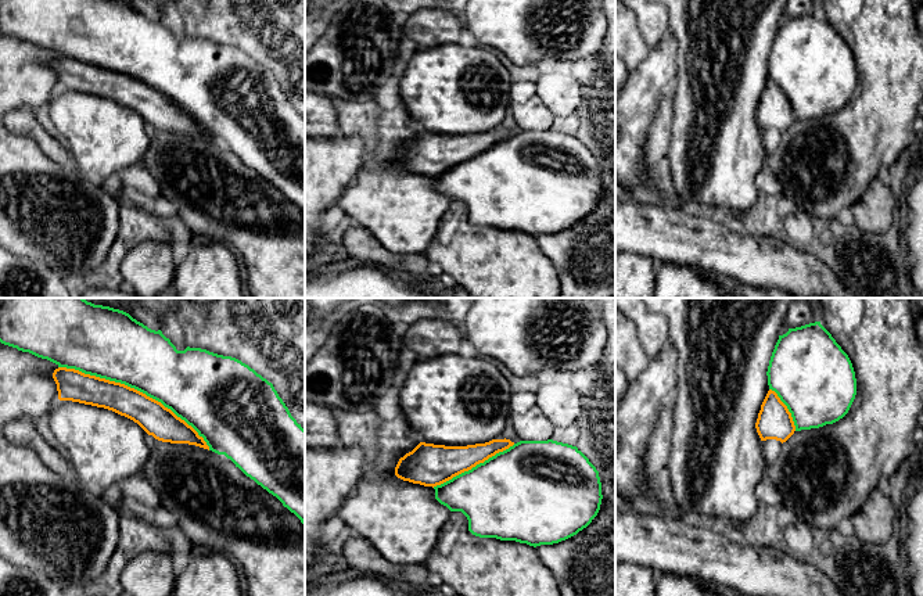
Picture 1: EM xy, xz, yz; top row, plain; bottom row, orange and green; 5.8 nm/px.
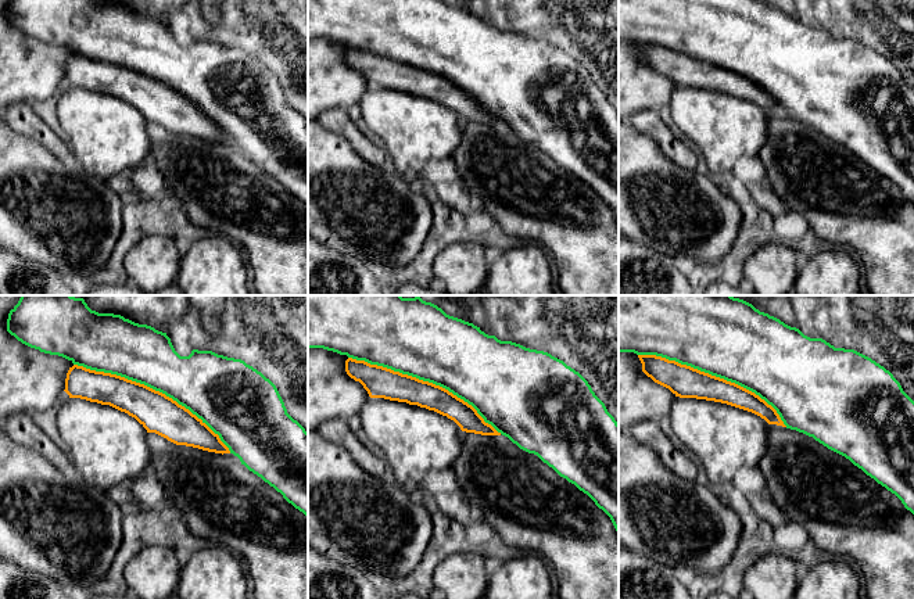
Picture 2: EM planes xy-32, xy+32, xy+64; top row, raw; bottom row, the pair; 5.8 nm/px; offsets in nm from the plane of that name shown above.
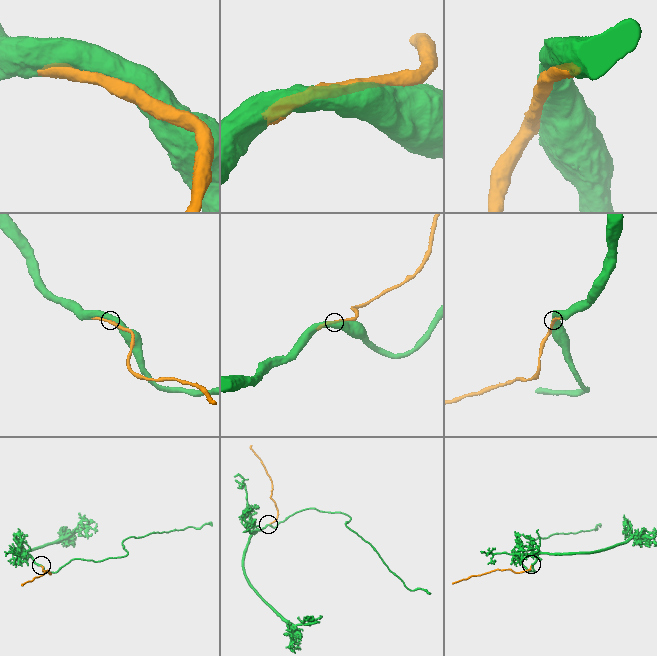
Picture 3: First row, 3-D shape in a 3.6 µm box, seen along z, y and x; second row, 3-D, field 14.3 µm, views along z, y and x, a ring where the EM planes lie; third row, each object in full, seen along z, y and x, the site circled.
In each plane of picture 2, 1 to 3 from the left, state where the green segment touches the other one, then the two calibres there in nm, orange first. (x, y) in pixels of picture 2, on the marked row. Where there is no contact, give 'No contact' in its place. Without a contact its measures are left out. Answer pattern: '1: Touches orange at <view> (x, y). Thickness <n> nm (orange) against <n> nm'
1: Touches orange at xy-32 (154, 390). Thickness 220 nm (orange) against 340 nm
2: Touches orange at xy+32 (426, 382). Thickness 180 nm (orange) against 420 nm
3: Touches orange at xy+64 (714, 376). Thickness 190 nm (orange) against 480 nm

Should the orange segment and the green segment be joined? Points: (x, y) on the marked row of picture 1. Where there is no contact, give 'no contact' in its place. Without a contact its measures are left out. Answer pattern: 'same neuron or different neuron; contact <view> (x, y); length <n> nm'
same neuron; contact xy (136, 390); length 1000 nm

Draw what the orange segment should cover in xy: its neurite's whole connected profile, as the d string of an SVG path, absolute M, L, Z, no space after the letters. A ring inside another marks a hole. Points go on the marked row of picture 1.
M0 298L0 342L55 363L58 367L54 370L53 378L57 384L60 401L72 401L112 410L133 420L148 435L162 442L188 444L225 455L247 477L276 496L284 507L301 520L305 528L305 430L291 416L273 384L248 365L236 358L218 355L201 348L187 347L184 351L177 351L161 330L151 330L123 310L94 305L85 298Z

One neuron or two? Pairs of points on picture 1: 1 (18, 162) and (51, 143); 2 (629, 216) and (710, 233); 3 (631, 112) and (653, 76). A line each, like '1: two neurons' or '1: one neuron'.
1: two neurons
2: one neuron
3: one neuron

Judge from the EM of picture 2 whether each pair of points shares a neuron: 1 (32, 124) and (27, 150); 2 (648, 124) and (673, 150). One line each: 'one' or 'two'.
1: two
2: one

